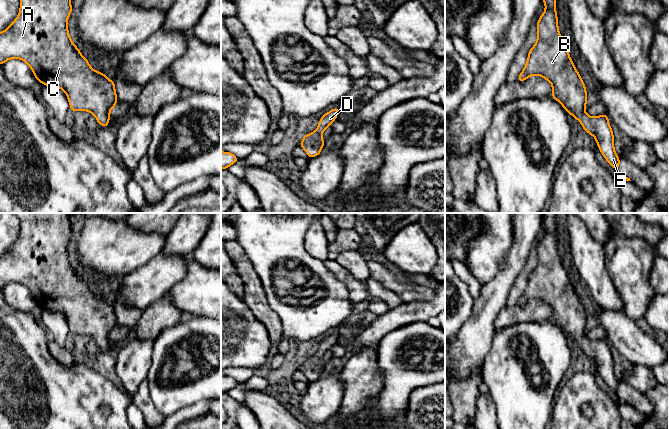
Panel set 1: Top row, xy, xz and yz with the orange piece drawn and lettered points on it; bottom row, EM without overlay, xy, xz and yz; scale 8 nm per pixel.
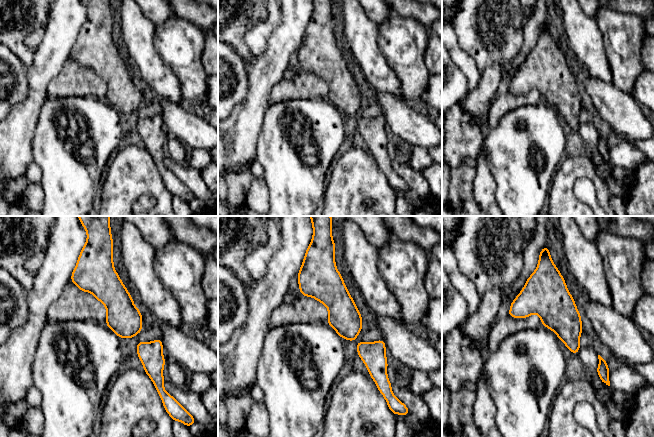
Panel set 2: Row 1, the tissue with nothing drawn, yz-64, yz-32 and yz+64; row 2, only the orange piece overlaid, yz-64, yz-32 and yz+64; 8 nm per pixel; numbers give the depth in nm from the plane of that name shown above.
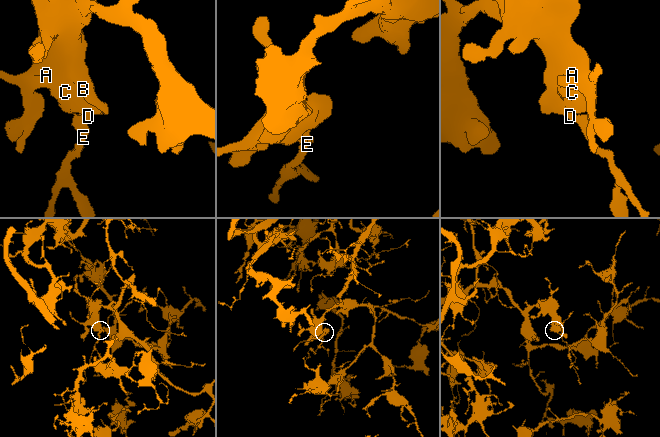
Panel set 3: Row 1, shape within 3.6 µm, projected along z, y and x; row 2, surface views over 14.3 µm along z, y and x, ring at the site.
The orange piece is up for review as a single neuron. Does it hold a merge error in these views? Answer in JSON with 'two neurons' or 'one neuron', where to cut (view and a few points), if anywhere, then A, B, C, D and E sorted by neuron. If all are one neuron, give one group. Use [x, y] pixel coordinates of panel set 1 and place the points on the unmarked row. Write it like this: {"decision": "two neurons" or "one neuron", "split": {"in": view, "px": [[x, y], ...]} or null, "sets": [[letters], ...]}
{"decision": "one neuron", "split": null, "sets": [["A", "B", "C", "D", "E"]]}

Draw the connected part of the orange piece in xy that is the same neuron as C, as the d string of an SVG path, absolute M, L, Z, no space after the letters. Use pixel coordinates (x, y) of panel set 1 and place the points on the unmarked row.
M15 213L15 215L20 220L20 234L11 249L0 257L0 289L13 282L23 284L42 309L60 312L65 316L70 334L89 335L101 350L107 351L111 340L110 334L117 328L115 307L104 297L91 292L88 284L69 260L67 245L72 237L70 213Z

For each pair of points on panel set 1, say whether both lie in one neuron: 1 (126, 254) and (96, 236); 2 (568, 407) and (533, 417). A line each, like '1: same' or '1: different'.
1: same
2: different

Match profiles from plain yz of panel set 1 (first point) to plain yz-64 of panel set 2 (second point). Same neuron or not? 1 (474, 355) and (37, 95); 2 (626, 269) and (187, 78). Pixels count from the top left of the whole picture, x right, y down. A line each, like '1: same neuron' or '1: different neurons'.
1: same neuron
2: same neuron

